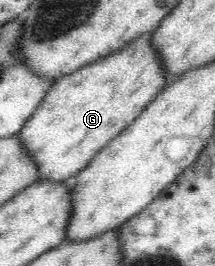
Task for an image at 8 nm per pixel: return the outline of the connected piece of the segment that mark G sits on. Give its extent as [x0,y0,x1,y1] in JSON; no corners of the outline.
[17,33,167,183]

